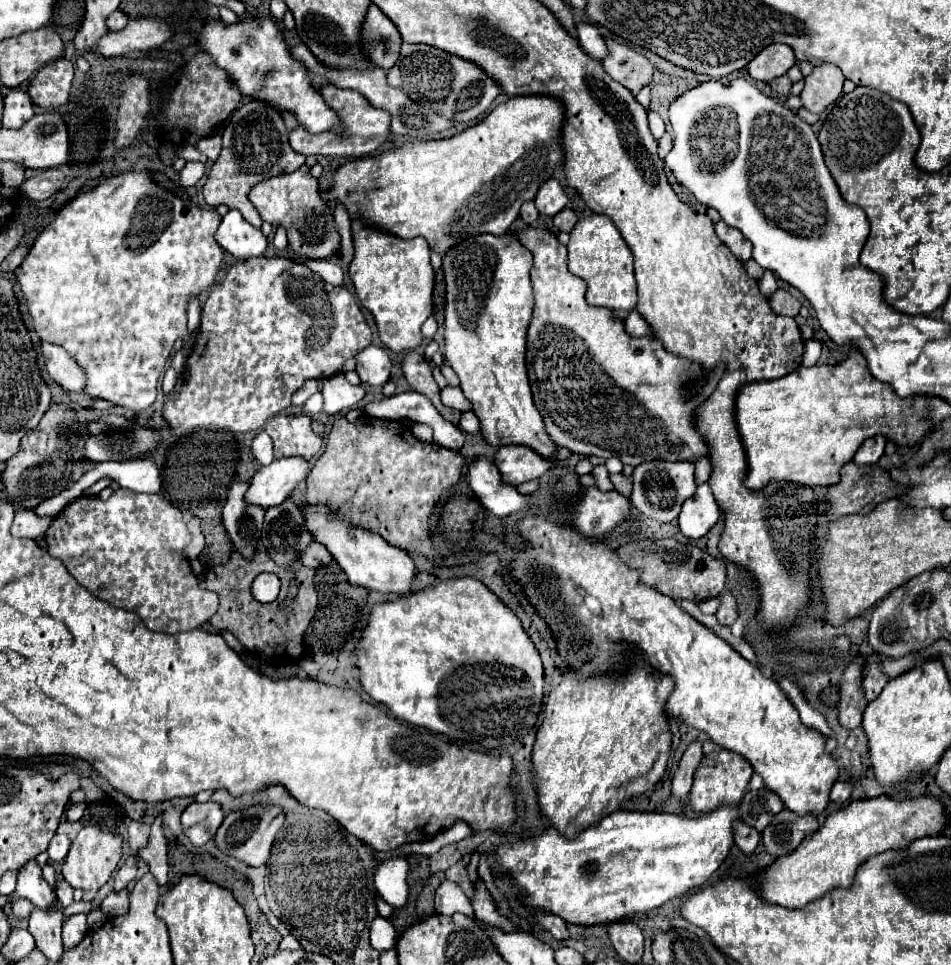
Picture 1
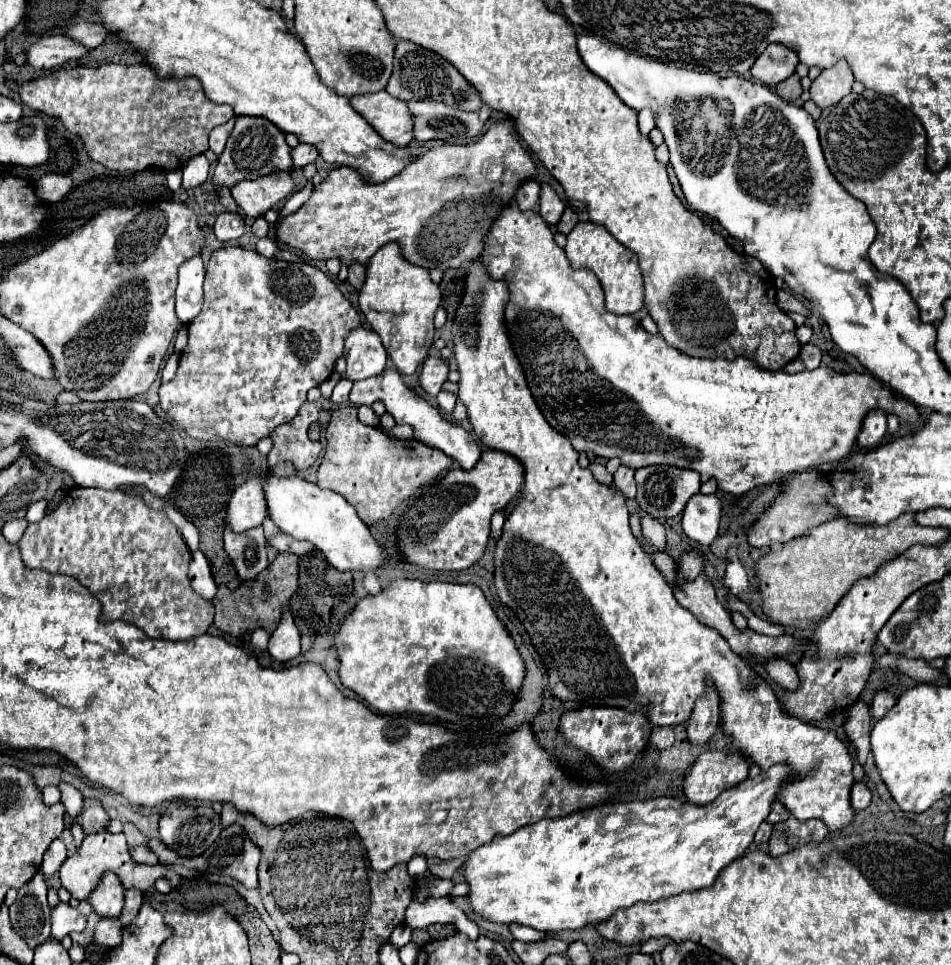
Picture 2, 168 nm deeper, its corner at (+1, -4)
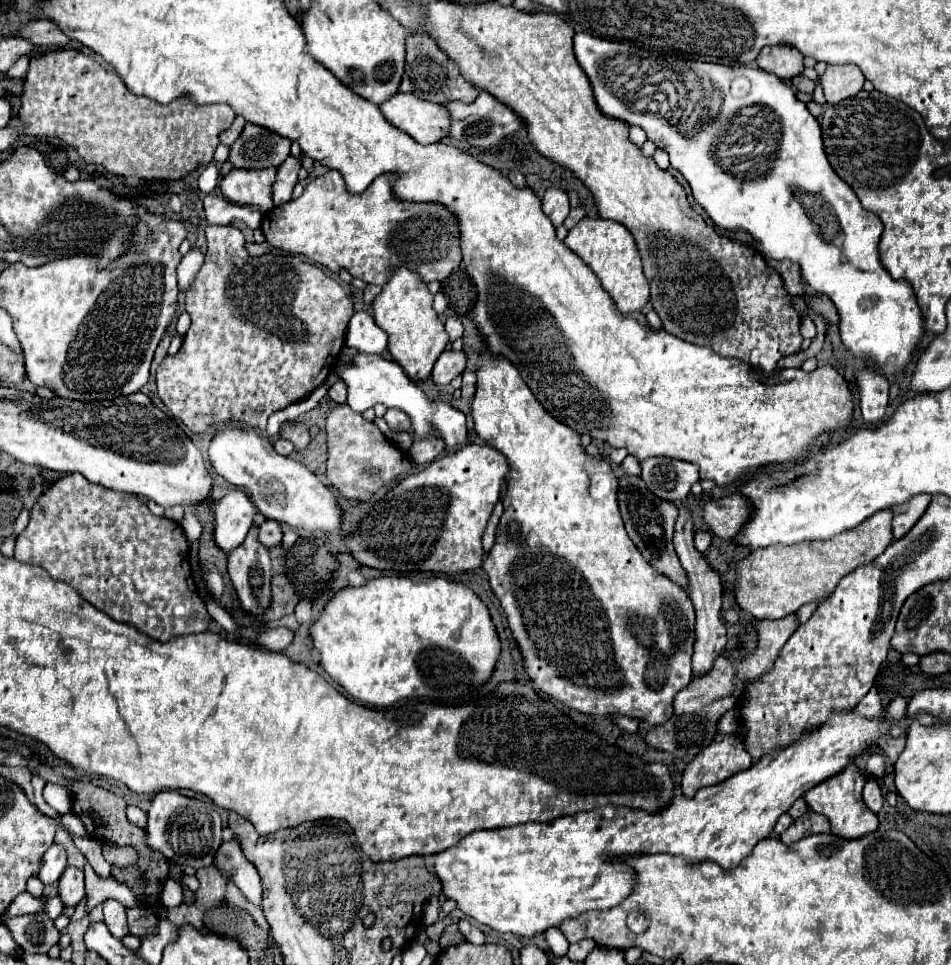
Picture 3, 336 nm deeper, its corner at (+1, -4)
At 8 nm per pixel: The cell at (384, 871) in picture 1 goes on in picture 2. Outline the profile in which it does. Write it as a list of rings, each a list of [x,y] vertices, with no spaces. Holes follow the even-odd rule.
[[[447,895],[445,897],[429,897],[425,903],[413,900],[405,911],[407,927],[427,927],[433,923],[453,923],[457,931],[469,935],[471,939],[479,937],[479,927],[473,923]]]

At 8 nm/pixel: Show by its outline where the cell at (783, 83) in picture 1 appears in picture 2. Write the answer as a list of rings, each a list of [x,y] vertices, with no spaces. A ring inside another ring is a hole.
[[[791,75],[791,77],[787,77],[785,81],[781,81],[779,85],[775,85],[775,93],[781,97],[781,99],[785,99],[785,101],[795,101],[795,99],[799,99],[799,95],[801,95],[801,85],[799,85],[799,77],[797,75]]]

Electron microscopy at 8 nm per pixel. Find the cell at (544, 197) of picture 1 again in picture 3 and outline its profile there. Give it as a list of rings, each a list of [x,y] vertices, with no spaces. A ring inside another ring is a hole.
[[[547,189],[543,195],[543,213],[551,219],[555,227],[563,225],[569,215],[569,197],[561,189]]]

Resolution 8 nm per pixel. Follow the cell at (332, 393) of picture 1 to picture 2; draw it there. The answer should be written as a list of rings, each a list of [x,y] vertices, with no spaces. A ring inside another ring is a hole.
[[[387,369],[383,375],[377,375],[375,379],[367,381],[355,381],[353,389],[349,393],[349,403],[359,407],[359,405],[373,405],[373,401],[381,399],[387,407],[387,411],[393,415],[397,425],[411,425],[415,429],[415,437],[423,439],[423,443],[431,443],[431,447],[439,447],[445,455],[451,455],[465,471],[471,471],[477,461],[481,459],[481,449],[473,435],[469,435],[463,427],[451,425],[445,421],[435,407],[431,407],[425,399],[417,397],[401,379],[401,375],[395,369]]]

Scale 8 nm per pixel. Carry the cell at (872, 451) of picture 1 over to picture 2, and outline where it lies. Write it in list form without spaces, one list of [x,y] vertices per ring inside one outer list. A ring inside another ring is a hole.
[[[871,411],[871,415],[865,419],[865,425],[863,425],[861,433],[859,433],[857,447],[863,449],[863,451],[875,449],[883,441],[885,431],[887,431],[887,417],[885,417],[885,413]]]

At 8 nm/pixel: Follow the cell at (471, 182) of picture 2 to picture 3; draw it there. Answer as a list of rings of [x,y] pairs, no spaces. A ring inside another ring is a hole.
[[[327,171],[305,185],[299,199],[263,215],[261,231],[271,247],[305,255],[333,273],[347,269],[365,283],[383,285],[399,267],[415,271],[423,283],[443,281],[461,265],[457,219],[437,203],[403,203],[391,193],[391,175],[377,177],[361,195],[347,193],[341,173]]]

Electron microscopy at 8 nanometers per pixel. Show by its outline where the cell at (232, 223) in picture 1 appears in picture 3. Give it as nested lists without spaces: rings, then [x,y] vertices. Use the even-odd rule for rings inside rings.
[[[205,195],[203,211],[205,211],[207,223],[211,223],[211,225],[229,225],[239,219],[239,221],[245,221],[247,227],[257,229],[261,223],[261,217],[263,217],[261,211],[251,211],[247,207],[233,205],[221,195]]]

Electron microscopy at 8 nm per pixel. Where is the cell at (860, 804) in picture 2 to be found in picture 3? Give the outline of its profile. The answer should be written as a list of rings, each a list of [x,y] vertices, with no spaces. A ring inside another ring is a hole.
[[[867,781],[867,783],[865,783],[863,801],[865,801],[865,805],[867,805],[871,811],[875,811],[875,813],[881,811],[881,807],[883,807],[883,793],[881,793],[881,787],[879,787],[875,781]]]

